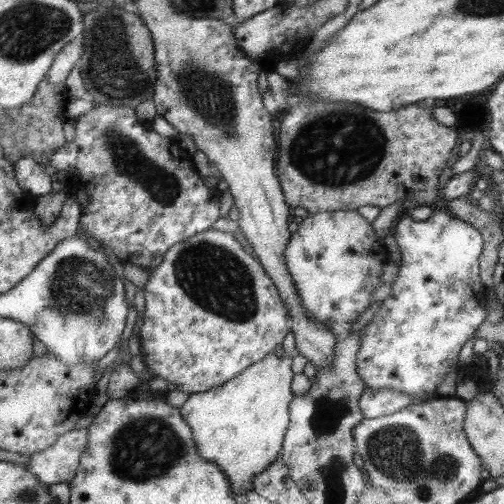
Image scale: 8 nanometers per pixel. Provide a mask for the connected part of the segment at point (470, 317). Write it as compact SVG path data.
M434 210L428 220L423 222L416 222L409 215L401 218L396 222L394 232L392 234L396 238L396 242L399 244L400 252L402 255L402 265L398 267L398 278L391 286L392 291L390 297L383 300L383 305L380 311L374 315L374 318L368 323L368 325L361 330L360 352L358 356L359 375L363 378L363 381L367 383L367 387L373 389L396 389L412 395L417 398L417 402L430 400L432 394L436 390L436 386L442 382L442 376L450 370L450 366L458 360L458 352L460 348L465 345L466 340L476 332L476 328L486 320L486 297L488 291L480 278L479 259L482 254L482 236L478 230L475 230L470 224L462 222L462 220L456 220L444 212Z

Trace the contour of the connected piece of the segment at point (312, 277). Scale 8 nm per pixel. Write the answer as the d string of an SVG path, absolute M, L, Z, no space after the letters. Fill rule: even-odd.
M327 211L303 218L298 230L292 234L292 240L287 244L288 271L295 281L299 298L306 307L306 313L315 322L328 327L332 335L340 338L350 334L354 322L358 320L360 312L373 303L372 294L382 284L382 268L386 264L386 258L380 256L380 242L374 240L374 236L368 240L364 234L376 234L372 226L357 211Z

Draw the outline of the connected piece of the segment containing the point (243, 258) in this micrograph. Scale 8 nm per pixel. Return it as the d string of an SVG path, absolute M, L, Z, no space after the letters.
M206 230L204 233L196 234L187 241L180 242L167 250L167 255L158 269L150 273L148 282L143 287L141 294L145 297L145 310L139 314L141 319L140 344L142 347L140 358L145 363L146 369L154 376L167 380L170 387L186 392L186 394L203 393L222 386L224 383L238 377L240 373L249 366L266 358L274 351L278 344L282 344L284 336L288 334L288 318L284 304L278 296L278 289L275 281L266 274L264 268L242 248L242 244L232 234L220 230Z

